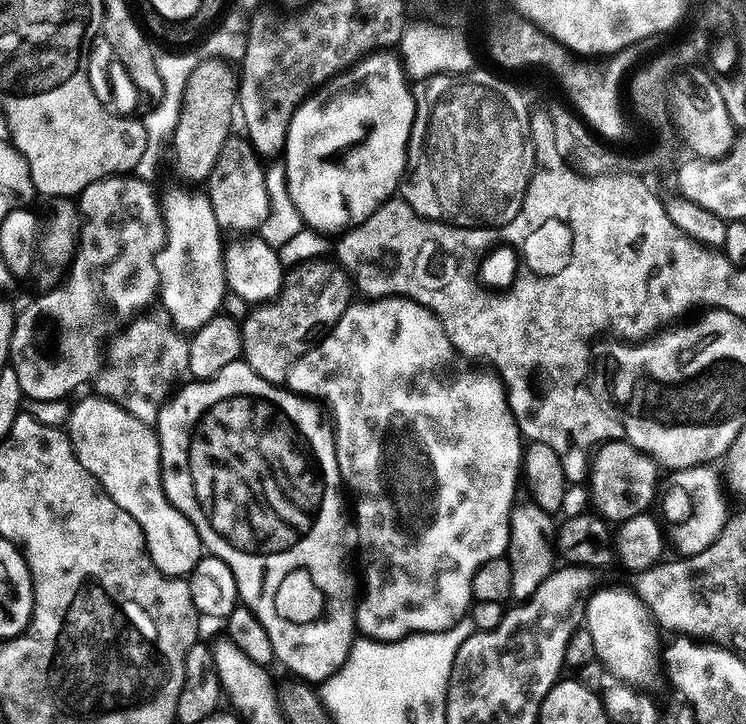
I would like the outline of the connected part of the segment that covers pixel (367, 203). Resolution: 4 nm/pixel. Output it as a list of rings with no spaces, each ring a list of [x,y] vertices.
[[[377,50],[360,61],[358,71],[361,72],[361,76],[360,81],[356,84],[356,88],[350,89],[349,92],[340,92],[337,96],[330,97],[325,104],[323,91],[313,91],[311,95],[297,106],[296,113],[292,115],[292,121],[288,127],[288,137],[284,143],[282,153],[284,173],[288,176],[290,198],[294,202],[294,206],[298,206],[298,214],[304,219],[305,225],[309,229],[317,228],[320,232],[336,232],[335,234],[340,234],[349,228],[355,228],[356,225],[363,222],[366,218],[370,218],[370,214],[374,214],[374,210],[378,210],[378,206],[382,206],[387,200],[393,199],[397,195],[398,189],[401,187],[406,175],[408,139],[410,138],[410,130],[414,126],[416,97],[414,95],[413,85],[410,83],[410,77],[405,71],[404,61],[400,59],[395,51]]]

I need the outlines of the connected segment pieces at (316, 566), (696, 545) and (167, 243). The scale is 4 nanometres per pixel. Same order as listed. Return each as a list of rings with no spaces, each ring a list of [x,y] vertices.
[[[238,359],[234,362],[230,362],[230,366],[225,366],[225,368],[223,368],[214,378],[210,378],[209,380],[192,380],[191,382],[185,383],[183,387],[181,387],[179,391],[169,399],[168,403],[161,408],[160,416],[157,418],[154,425],[156,436],[160,439],[160,477],[164,483],[164,493],[166,494],[166,498],[178,511],[180,511],[181,514],[183,514],[183,516],[186,517],[186,519],[189,520],[192,525],[196,527],[196,532],[200,535],[201,545],[203,545],[211,555],[222,558],[222,562],[226,562],[226,566],[230,566],[230,570],[234,574],[234,582],[238,586],[238,594],[240,595],[239,603],[243,605],[243,607],[250,609],[250,611],[252,611],[258,618],[258,622],[262,622],[262,627],[266,629],[266,634],[270,637],[270,646],[274,646],[276,660],[279,661],[279,663],[284,663],[285,666],[292,671],[289,673],[291,673],[293,677],[299,678],[305,682],[323,682],[330,679],[342,666],[342,662],[346,662],[346,658],[352,649],[352,641],[357,639],[358,636],[358,629],[356,626],[358,576],[357,573],[355,576],[354,573],[348,572],[347,566],[344,565],[344,559],[348,556],[347,550],[344,549],[344,531],[346,531],[347,528],[349,531],[350,520],[349,517],[348,520],[344,517],[345,493],[342,491],[342,481],[340,479],[340,471],[338,470],[338,462],[336,461],[336,438],[333,429],[326,423],[325,417],[323,420],[323,418],[320,417],[319,410],[315,407],[319,408],[311,399],[309,399],[309,397],[289,392],[287,387],[279,384],[266,382],[266,378],[254,374],[254,370],[250,370],[250,366],[244,363],[243,359]]]
[[[712,464],[682,468],[669,476],[672,477],[669,480],[667,477],[666,487],[662,492],[662,504],[664,500],[662,520],[666,525],[666,536],[671,547],[673,544],[680,556],[693,556],[706,550],[706,546],[710,546],[710,542],[714,542],[714,538],[718,538],[718,534],[722,534],[726,526],[730,515],[728,500],[724,497],[726,484],[722,479],[721,469],[719,472]]]
[[[207,195],[164,196],[164,246],[156,255],[160,275],[158,300],[173,325],[185,334],[195,334],[205,328],[223,309],[224,294],[229,291],[224,276],[225,241],[220,241],[222,229],[214,218]]]

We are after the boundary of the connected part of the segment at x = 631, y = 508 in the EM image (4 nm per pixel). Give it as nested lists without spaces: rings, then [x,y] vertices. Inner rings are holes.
[[[611,440],[609,444],[602,444],[590,462],[591,507],[609,522],[623,522],[648,512],[651,504],[658,500],[658,489],[662,484],[660,475],[662,472],[656,461],[639,452],[627,440]]]

